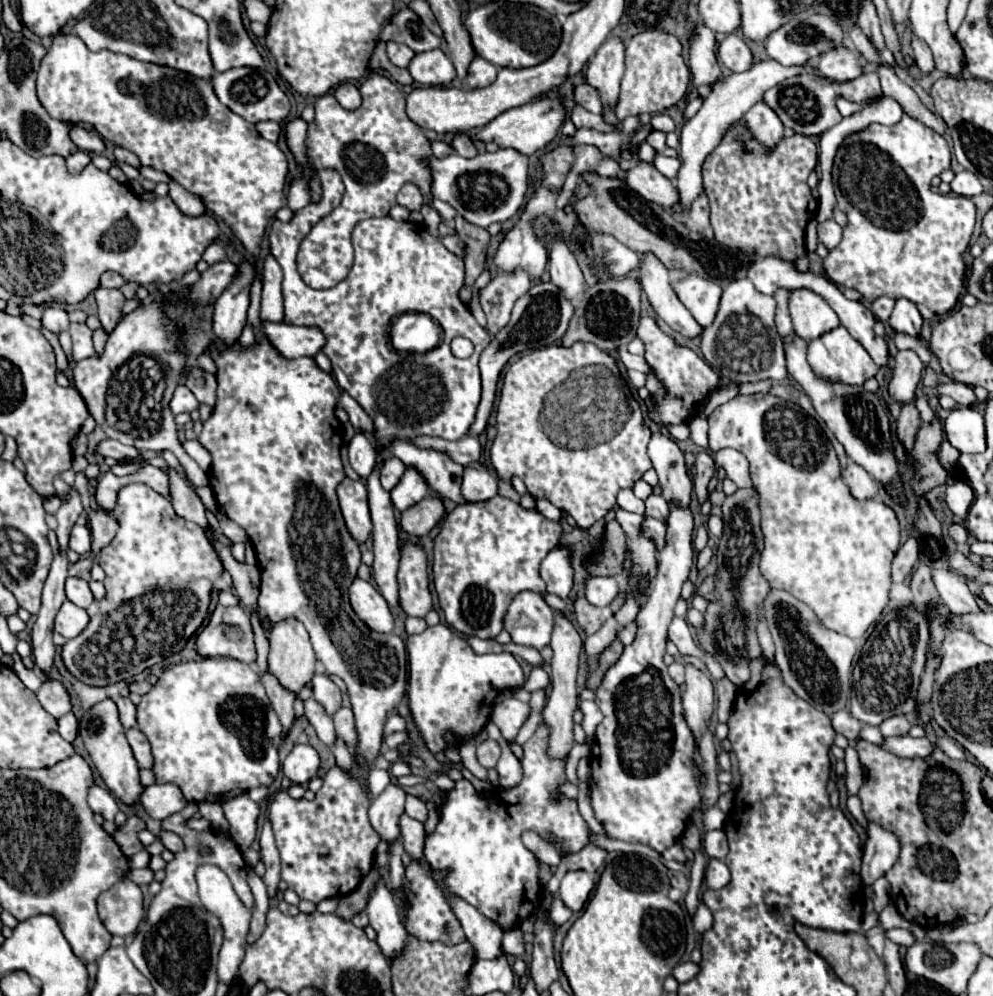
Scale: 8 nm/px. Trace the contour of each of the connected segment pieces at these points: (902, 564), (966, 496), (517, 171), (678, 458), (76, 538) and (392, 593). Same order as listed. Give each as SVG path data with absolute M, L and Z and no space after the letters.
M909 537L893 559L893 571L891 571L893 583L903 583L911 575L913 565L917 563L917 555L919 555L917 541L913 537Z
M965 481L951 483L951 485L947 485L945 501L947 501L947 507L953 511L955 517L965 519L969 505L973 503L973 489Z
M497 149L495 153L481 153L473 159L463 159L451 153L445 159L431 157L433 197L447 201L459 215L477 227L487 227L495 221L507 221L523 205L527 191L527 157L515 149Z
M663 431L653 433L649 443L649 459L659 475L661 495L667 503L689 507L693 497L693 481L687 473L685 457L679 445Z
M74 525L69 539L69 547L77 551L79 555L85 555L91 551L91 531L86 525Z
M375 469L369 479L367 479L367 491L369 491L369 509L371 509L371 521L373 521L373 553L375 553L375 563L373 563L373 579L389 603L391 611L399 607L399 583L397 583L397 567L399 567L399 529L395 523L393 515L393 503L389 499L389 493L381 489L379 483L379 469Z

